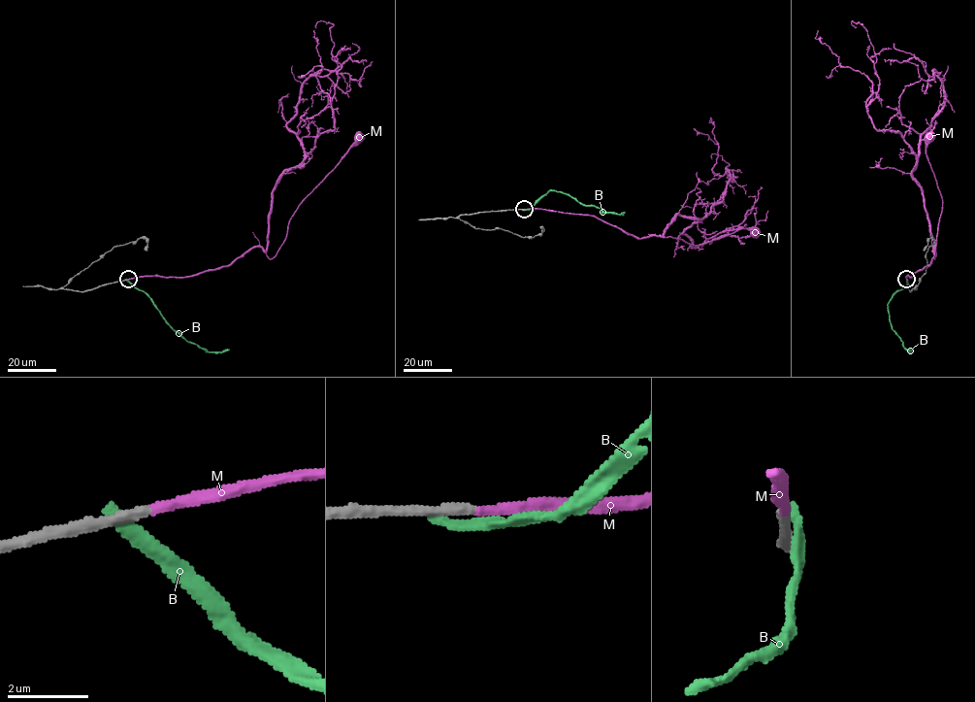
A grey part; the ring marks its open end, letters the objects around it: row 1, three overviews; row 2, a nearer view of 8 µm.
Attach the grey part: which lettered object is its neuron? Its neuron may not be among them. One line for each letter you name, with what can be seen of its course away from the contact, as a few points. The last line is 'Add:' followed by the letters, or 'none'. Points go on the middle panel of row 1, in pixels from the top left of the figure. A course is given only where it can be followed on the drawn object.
M: it runs (524, 209), (593, 216), (639, 238), (669, 236), (694, 245), (718, 239), (741, 228), (755, 231)
Add: M

